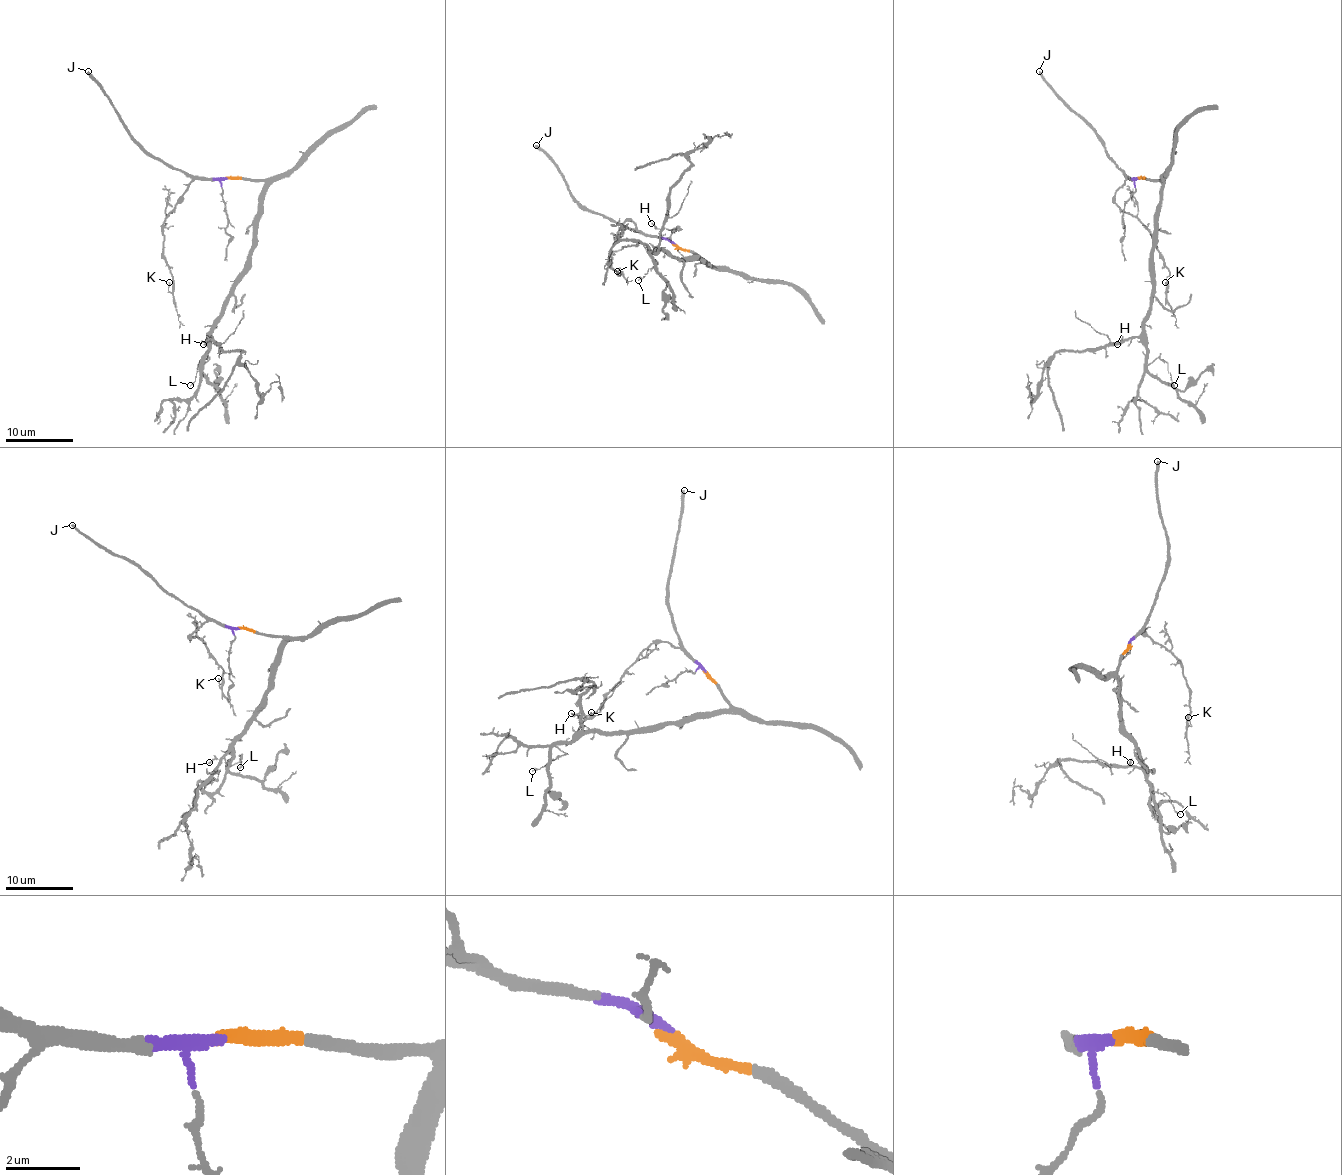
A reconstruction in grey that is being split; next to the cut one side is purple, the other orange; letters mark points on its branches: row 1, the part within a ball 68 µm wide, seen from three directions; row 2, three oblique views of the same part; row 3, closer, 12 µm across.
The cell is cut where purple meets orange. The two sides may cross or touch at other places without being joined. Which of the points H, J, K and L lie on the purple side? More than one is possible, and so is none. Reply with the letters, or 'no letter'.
J, K

